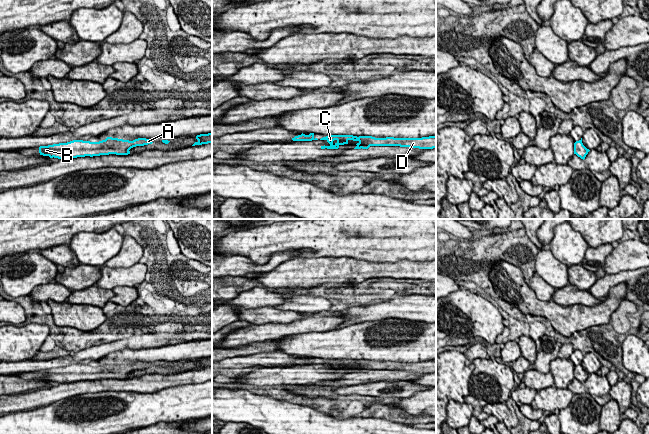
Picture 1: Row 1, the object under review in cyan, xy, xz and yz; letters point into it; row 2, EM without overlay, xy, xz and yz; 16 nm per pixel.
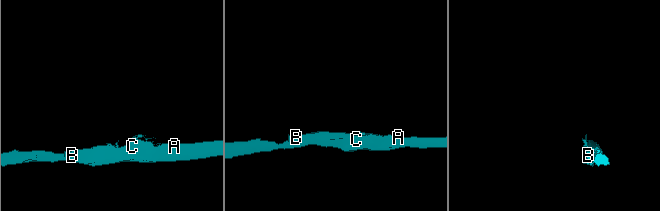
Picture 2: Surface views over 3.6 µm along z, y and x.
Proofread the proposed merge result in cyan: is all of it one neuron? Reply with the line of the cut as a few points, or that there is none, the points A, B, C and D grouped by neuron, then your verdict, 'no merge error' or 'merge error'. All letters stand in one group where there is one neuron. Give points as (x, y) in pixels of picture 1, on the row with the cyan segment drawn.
no cut | A B C D | no merge error

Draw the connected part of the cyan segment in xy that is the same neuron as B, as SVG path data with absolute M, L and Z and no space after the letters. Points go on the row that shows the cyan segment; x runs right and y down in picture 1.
M107 137L99 142L73 140L48 146L40 146L39 153L43 156L58 159L72 159L85 156L128 155L130 149L136 146L152 144L154 139L138 138L133 141Z

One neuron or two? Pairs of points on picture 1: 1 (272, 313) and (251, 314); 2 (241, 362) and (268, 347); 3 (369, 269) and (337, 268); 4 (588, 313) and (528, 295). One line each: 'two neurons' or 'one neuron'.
1: one neuron
2: two neurons
3: one neuron
4: one neuron

